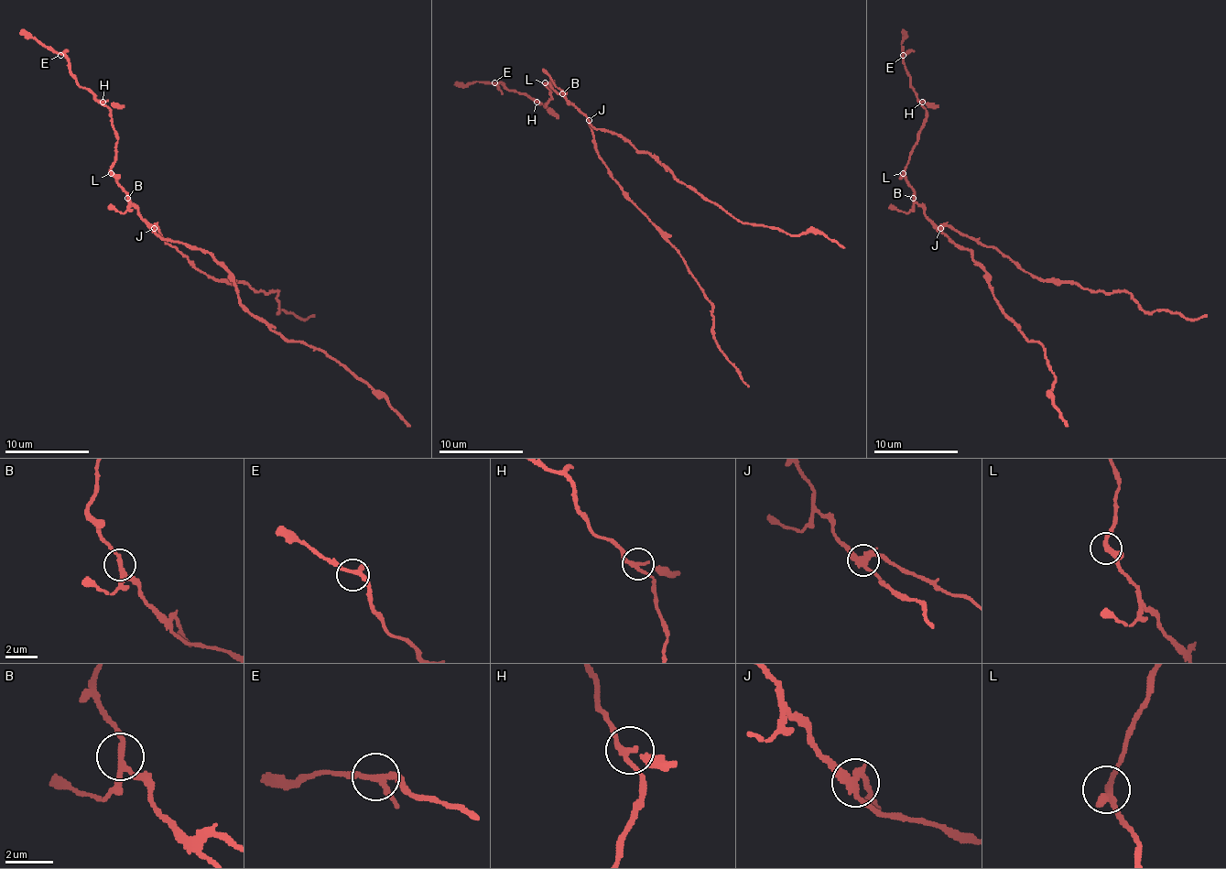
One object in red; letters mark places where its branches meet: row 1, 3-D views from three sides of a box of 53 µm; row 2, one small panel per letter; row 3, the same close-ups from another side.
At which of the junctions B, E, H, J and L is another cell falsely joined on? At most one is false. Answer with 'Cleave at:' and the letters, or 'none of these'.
Cleave at: J

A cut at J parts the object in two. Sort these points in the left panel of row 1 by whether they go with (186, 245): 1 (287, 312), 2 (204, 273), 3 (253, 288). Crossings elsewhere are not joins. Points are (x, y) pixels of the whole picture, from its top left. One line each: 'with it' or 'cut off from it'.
1: cut off from it
2: cut off from it
3: cut off from it

